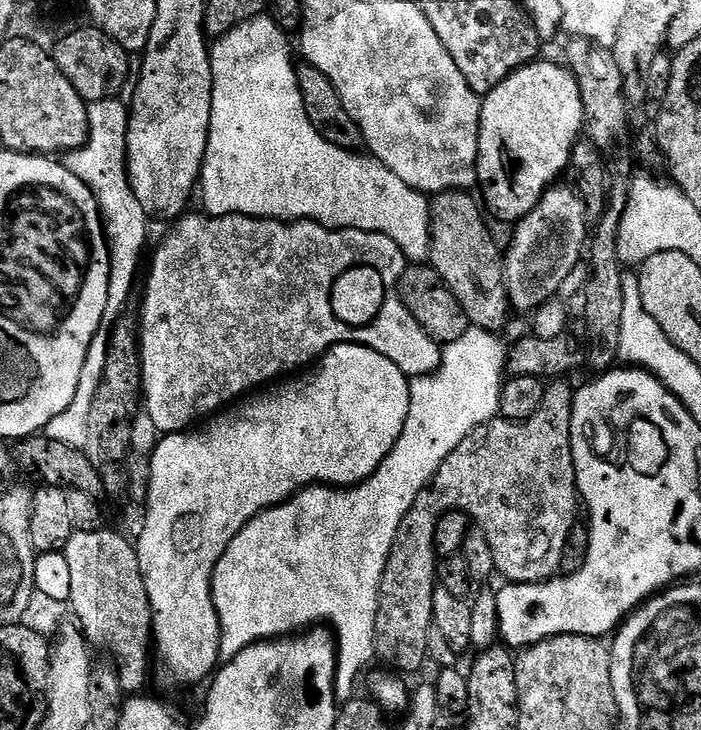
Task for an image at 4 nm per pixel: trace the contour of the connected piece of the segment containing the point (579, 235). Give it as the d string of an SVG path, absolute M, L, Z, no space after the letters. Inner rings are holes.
M553 186L545 192L530 214L515 225L512 245L506 248L504 257L504 281L508 291L508 302L525 314L541 308L547 300L561 295L560 287L572 276L572 271L585 259L586 245L590 240L590 221L584 200L575 187Z

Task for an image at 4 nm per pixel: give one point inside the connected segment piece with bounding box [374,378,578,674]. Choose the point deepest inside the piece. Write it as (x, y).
(516, 480)

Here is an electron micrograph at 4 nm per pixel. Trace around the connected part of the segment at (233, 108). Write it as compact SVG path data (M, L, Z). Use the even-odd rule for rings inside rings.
M271 15L256 16L247 20L242 26L230 30L230 34L219 37L211 45L210 55L212 57L212 96L210 130L208 131L208 145L204 155L204 171L202 173L202 192L204 188L203 211L210 216L259 216L261 220L283 220L295 222L297 220L313 220L316 224L325 225L333 231L338 229L366 230L367 232L381 232L394 242L404 252L405 261L412 264L428 264L430 254L430 200L427 195L402 182L394 170L390 170L380 160L371 155L363 153L348 152L342 147L336 147L322 138L318 130L310 122L306 114L306 106L302 102L302 94L296 77L296 64L292 60L292 52L288 49L289 37L281 33L279 26L272 21Z

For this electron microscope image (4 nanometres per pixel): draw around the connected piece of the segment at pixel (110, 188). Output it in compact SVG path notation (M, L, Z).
M123 99L95 101L88 109L88 141L63 157L62 163L70 174L82 178L96 196L100 207L100 219L104 222L104 234L108 238L110 258L110 290L106 298L104 324L116 326L121 323L120 315L132 296L132 283L140 268L140 255L144 252L144 239L148 236L150 218L142 210L132 181L128 178L128 117L130 108Z

